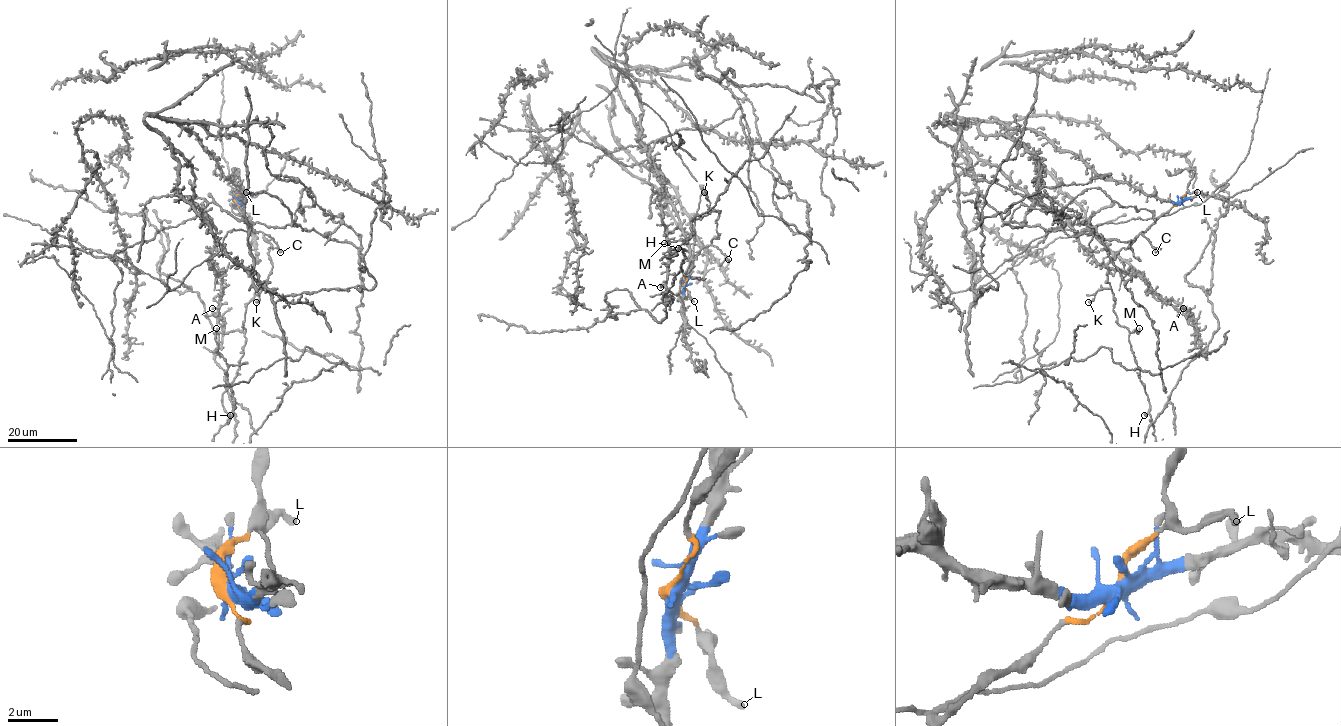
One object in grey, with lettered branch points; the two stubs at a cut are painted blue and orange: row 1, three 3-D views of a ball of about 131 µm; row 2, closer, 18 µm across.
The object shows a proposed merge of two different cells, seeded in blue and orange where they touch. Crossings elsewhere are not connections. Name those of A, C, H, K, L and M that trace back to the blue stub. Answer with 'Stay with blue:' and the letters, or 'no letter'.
Stay with blue: A

